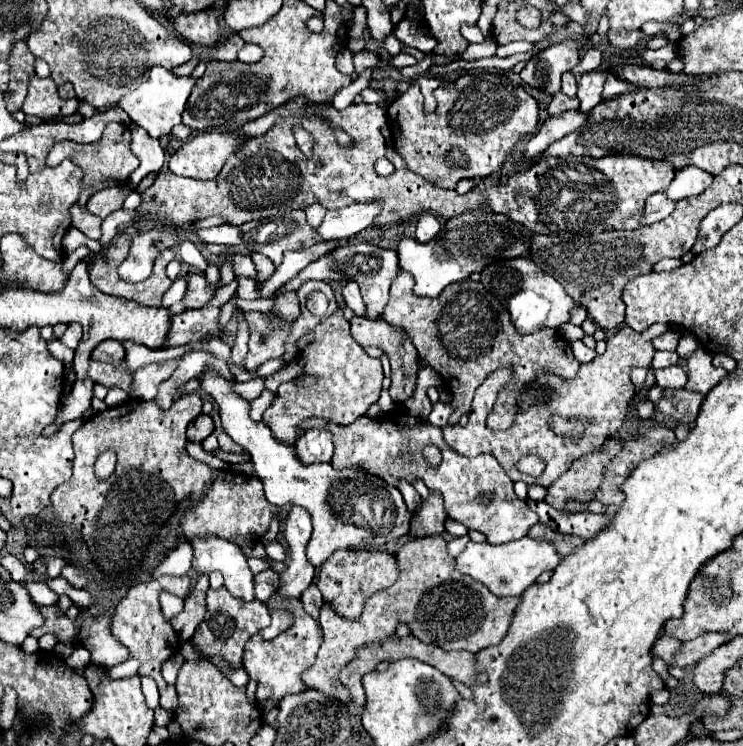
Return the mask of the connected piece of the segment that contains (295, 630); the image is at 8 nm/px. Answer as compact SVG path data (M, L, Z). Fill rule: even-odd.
M277 591L271 595L271 599L265 603L269 611L275 609L287 609L289 613L293 613L295 623L283 631L281 635L277 635L271 641L265 641L259 635L253 635L247 643L245 643L245 659L243 659L243 669L247 671L249 679L257 681L257 701L265 701L265 699L277 699L281 701L285 695L293 695L293 693L301 693L303 689L307 689L301 681L301 673L305 669L309 669L315 663L317 651L321 647L321 629L319 625L313 621L313 617L303 609L301 599L287 599L281 597Z

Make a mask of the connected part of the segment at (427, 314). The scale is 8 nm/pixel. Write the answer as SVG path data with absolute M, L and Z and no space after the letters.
M397 273L391 283L391 295L383 317L387 323L401 327L413 341L419 357L427 359L427 363L443 377L455 409L449 425L459 423L461 415L471 411L475 389L497 369L513 369L513 379L499 389L499 399L489 415L489 429L493 431L509 429L513 425L523 389L539 375L555 373L565 380L577 375L580 363L557 329L541 329L531 335L517 333L509 321L509 313L479 281L465 279L451 283L437 299L415 297L411 289L413 277L409 273Z

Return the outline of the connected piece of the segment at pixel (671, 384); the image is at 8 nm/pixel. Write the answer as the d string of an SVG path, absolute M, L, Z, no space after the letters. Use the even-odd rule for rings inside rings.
M681 365L655 369L655 383L663 389L681 389L687 383L687 375Z

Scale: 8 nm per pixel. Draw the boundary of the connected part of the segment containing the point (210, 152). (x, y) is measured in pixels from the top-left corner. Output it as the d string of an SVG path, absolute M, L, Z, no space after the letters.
M235 131L199 133L185 141L167 167L171 173L193 179L215 179L227 157L239 149L247 139Z

